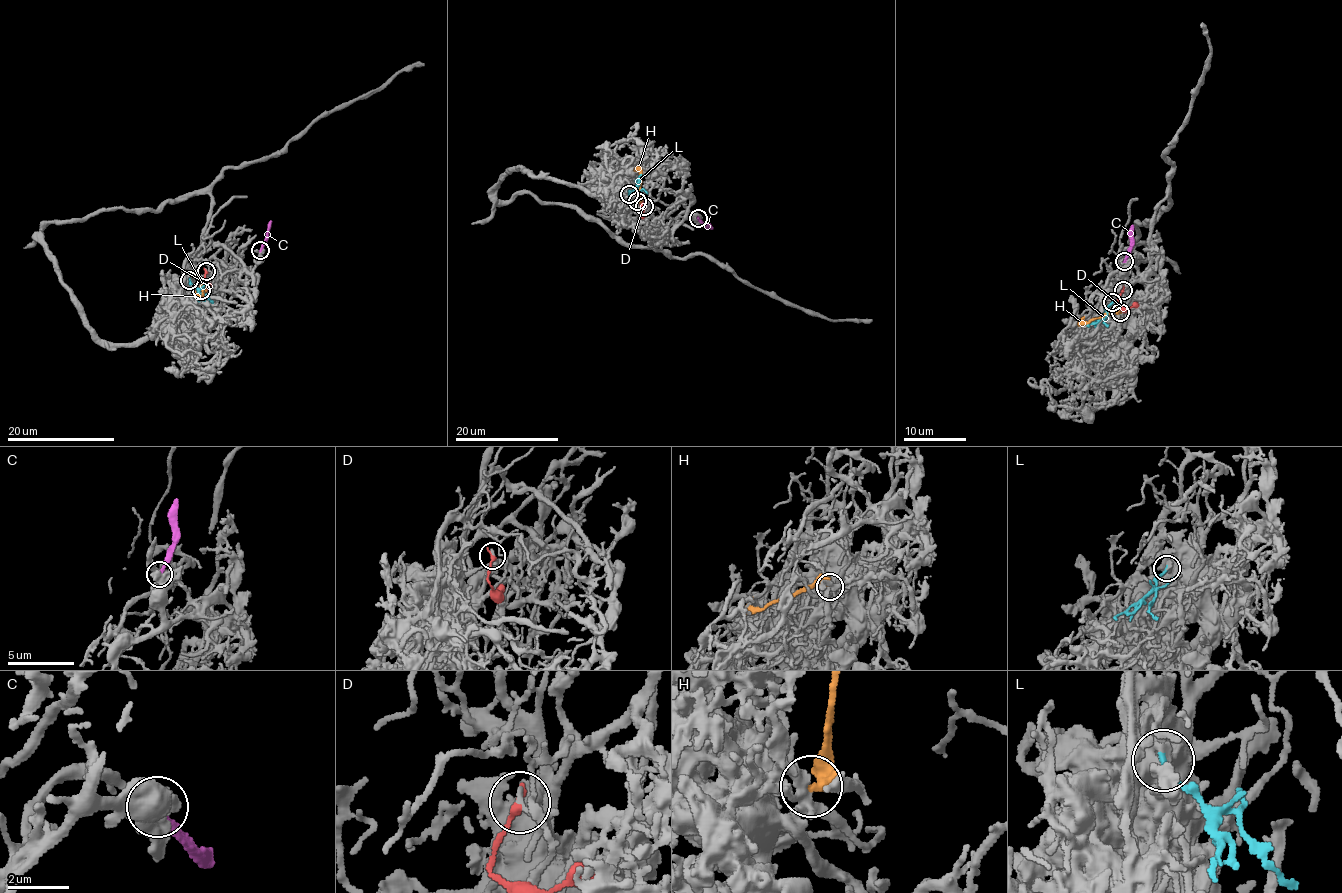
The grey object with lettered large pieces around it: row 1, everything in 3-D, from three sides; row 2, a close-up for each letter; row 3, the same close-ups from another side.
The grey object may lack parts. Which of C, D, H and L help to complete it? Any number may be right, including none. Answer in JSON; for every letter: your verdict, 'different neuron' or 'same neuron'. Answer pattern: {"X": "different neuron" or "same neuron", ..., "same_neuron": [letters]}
{"C": "different neuron", "D": "different neuron", "H": "different neuron", "L": "same neuron", "same_neuron": ["L"]}

